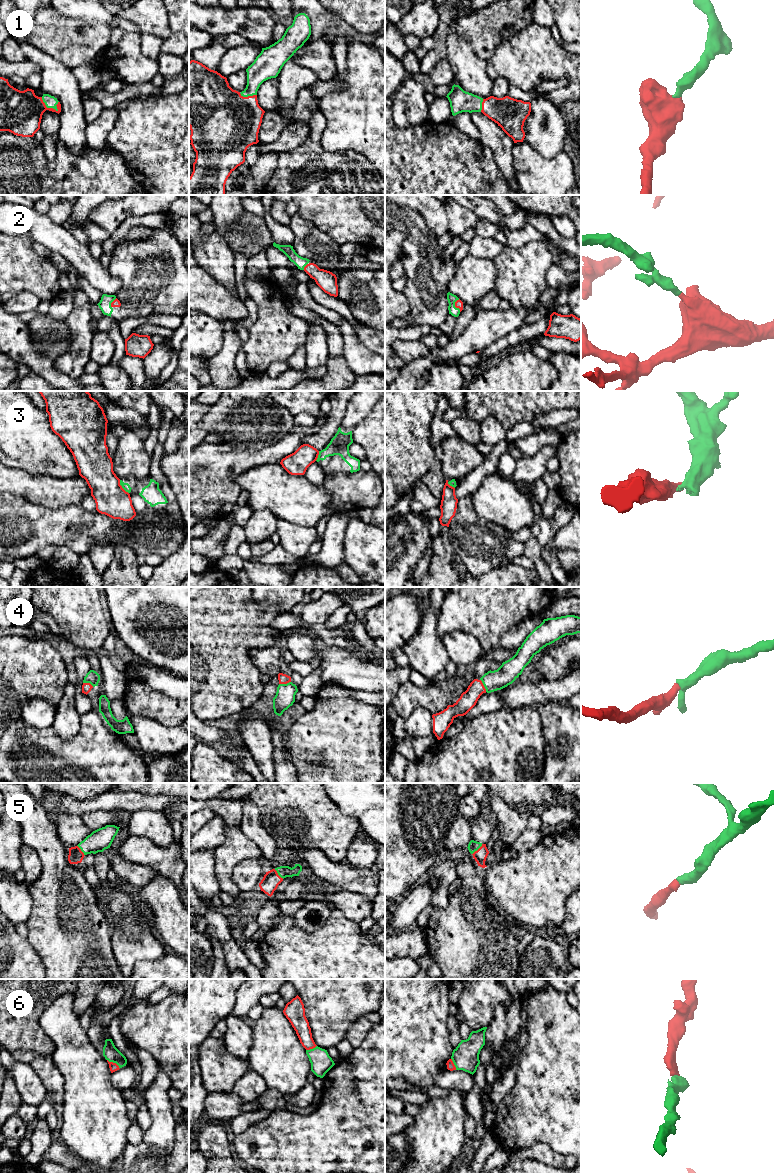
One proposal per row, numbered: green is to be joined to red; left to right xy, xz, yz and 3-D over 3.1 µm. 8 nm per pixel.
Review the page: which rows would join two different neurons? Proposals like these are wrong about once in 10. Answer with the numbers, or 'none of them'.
3

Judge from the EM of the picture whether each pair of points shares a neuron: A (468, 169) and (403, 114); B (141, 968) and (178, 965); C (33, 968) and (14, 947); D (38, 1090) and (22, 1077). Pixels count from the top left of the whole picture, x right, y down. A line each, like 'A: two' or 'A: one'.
A: two
B: one
C: one
D: one

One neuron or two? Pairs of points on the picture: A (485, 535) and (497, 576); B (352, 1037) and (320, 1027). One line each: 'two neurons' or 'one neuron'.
A: two neurons
B: two neurons

